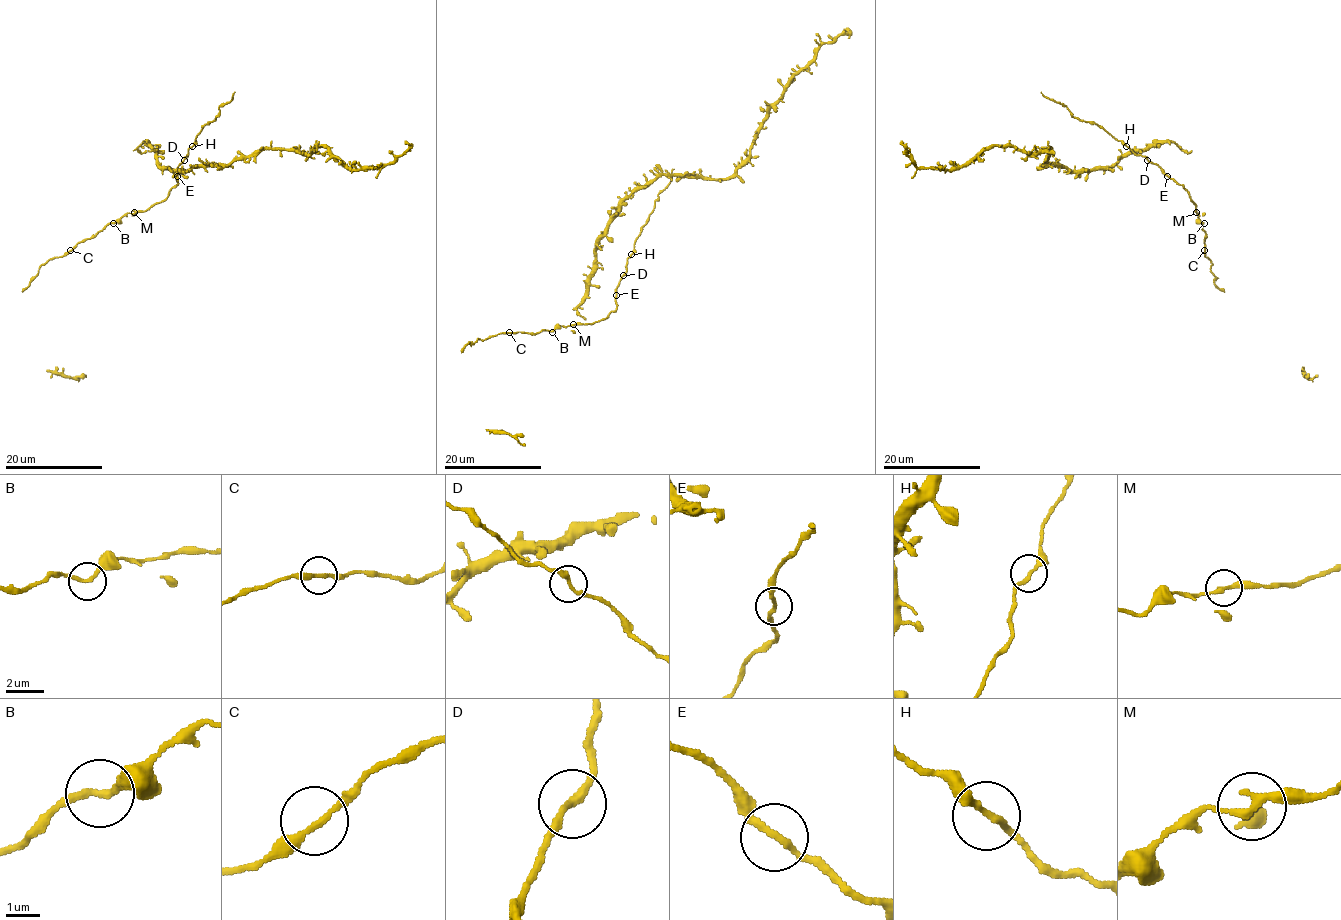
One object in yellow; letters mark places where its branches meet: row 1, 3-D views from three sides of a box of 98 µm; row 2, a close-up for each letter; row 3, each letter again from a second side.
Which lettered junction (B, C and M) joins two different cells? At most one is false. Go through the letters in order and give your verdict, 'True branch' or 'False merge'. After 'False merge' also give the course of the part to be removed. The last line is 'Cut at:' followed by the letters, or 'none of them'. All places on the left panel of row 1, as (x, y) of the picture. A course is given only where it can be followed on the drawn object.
B: True branch
C: True branch
M: True branch
Cut at: none of them

